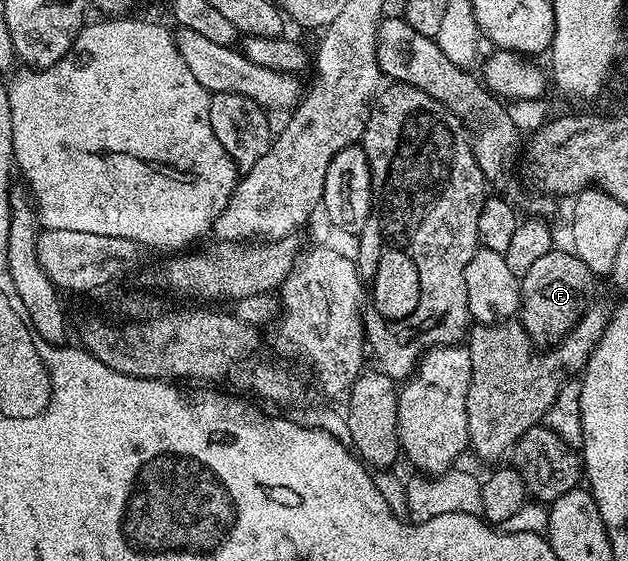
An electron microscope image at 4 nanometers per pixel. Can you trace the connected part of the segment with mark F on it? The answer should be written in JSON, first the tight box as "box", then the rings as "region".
{"box":[520,250,595,345],"region":[[[558,250],[544,253],[544,257],[540,257],[532,264],[532,269],[520,277],[520,322],[531,340],[538,345],[553,345],[565,337],[578,324],[578,318],[591,302],[590,290],[594,287],[595,276],[575,254],[569,250]]]}

